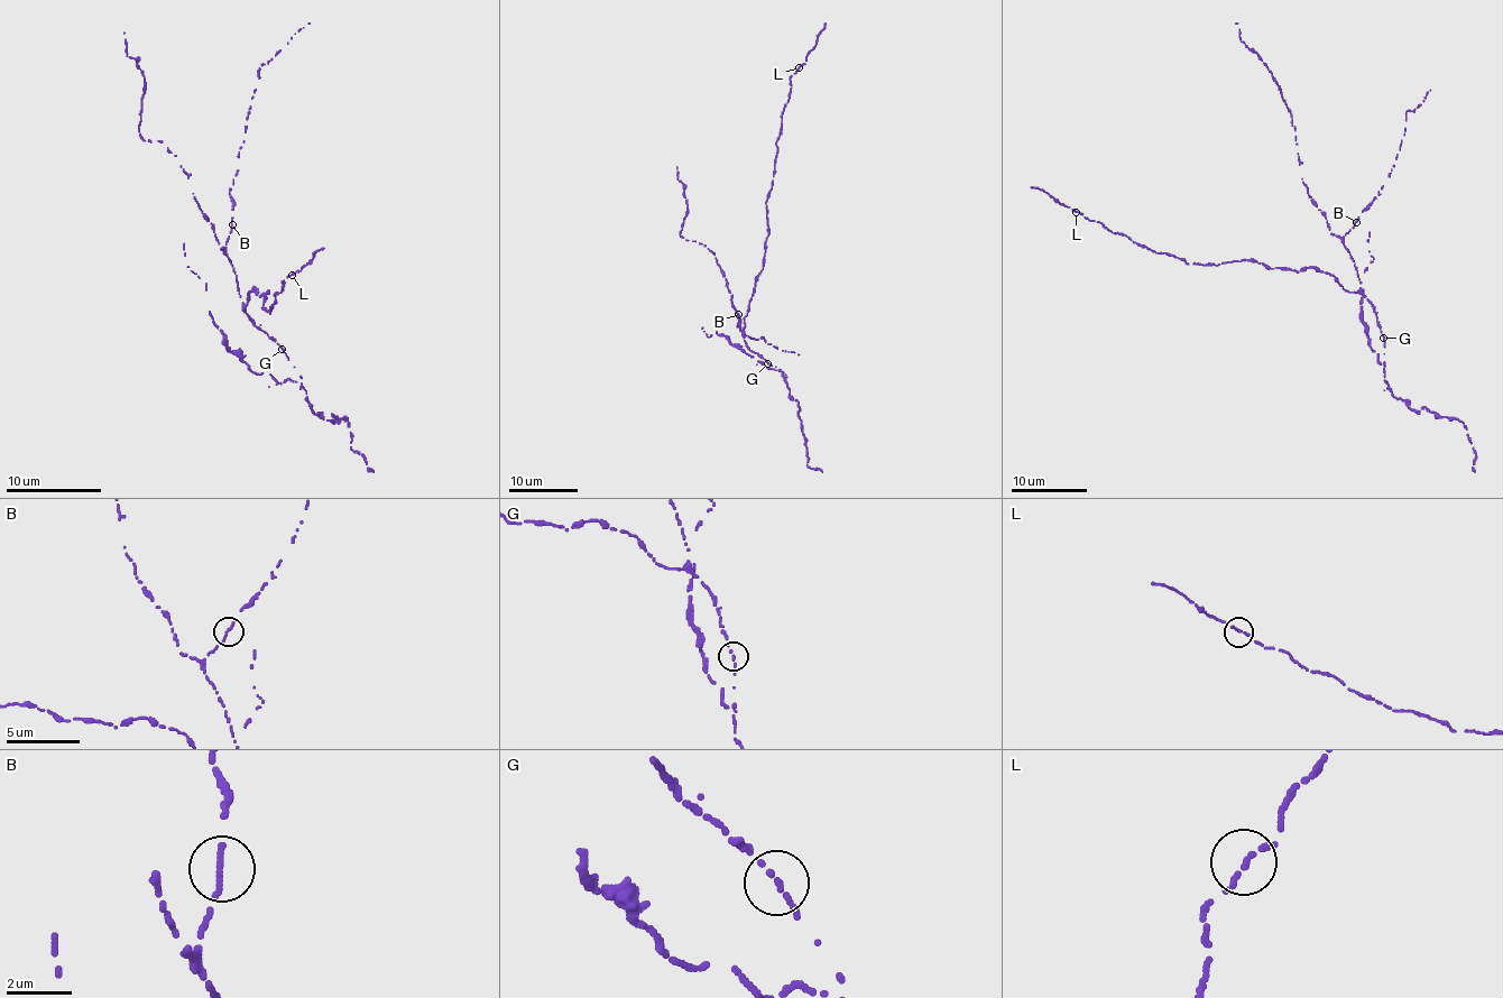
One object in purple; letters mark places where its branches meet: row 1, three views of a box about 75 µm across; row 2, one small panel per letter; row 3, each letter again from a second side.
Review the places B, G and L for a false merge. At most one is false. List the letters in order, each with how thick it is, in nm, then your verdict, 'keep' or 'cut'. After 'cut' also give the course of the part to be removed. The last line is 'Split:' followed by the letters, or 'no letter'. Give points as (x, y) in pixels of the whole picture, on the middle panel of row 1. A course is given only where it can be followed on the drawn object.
B: 200 nm | keep
G: 200 nm | cut | (767, 363), (783, 372), (800, 407), (798, 417), (809, 459), (807, 464), (822, 472)
L: 240 nm | keep
Split: G

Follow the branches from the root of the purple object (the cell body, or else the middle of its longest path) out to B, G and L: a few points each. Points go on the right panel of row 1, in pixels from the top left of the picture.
B: (1334, 279), (1347, 290), (1359, 289), (1354, 260), (1343, 243), (1343, 236), (1356, 222)
G: (1334, 279), (1344, 289), (1363, 295), (1375, 312), (1384, 336)
L: (1334, 279), (1312, 267), (1297, 271), (1269, 269), (1251, 260), (1209, 266), (1186, 262), (1155, 253), (1076, 212)

